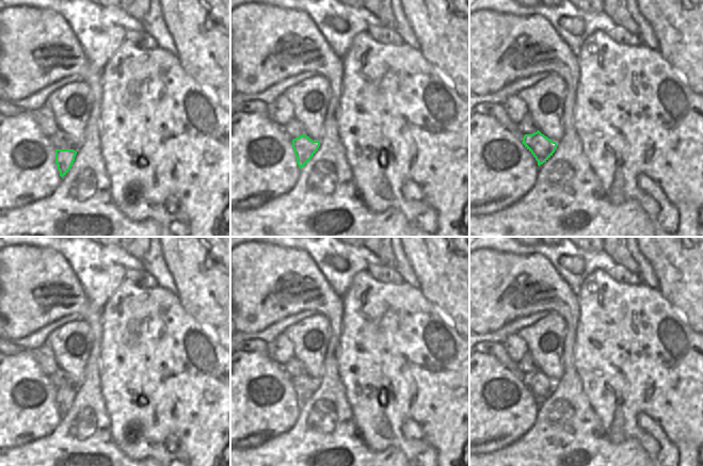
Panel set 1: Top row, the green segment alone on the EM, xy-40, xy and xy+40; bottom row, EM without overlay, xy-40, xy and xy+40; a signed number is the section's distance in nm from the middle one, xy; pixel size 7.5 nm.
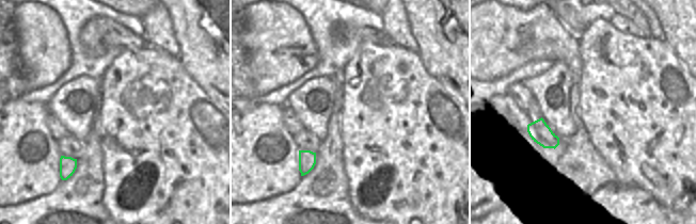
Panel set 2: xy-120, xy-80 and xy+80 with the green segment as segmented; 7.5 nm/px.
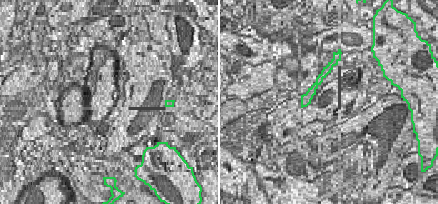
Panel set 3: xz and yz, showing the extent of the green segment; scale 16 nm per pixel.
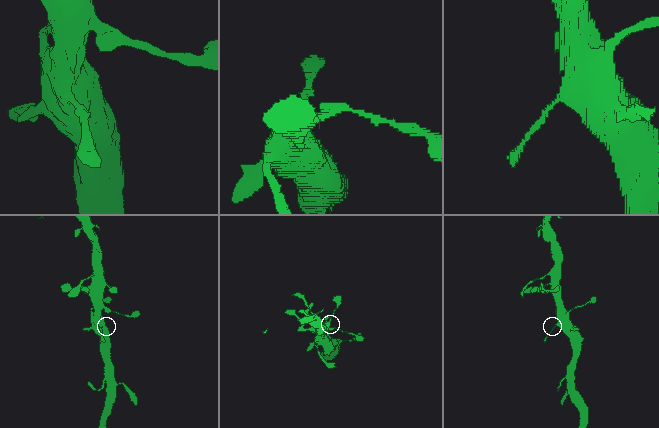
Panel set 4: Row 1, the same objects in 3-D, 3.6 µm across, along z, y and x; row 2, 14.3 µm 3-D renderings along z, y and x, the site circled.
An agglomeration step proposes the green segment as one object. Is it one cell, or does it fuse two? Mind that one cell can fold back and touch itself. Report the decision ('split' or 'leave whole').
leave whole

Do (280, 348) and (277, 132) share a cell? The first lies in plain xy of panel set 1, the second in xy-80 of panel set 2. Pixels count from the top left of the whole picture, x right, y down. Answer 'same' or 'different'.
different

